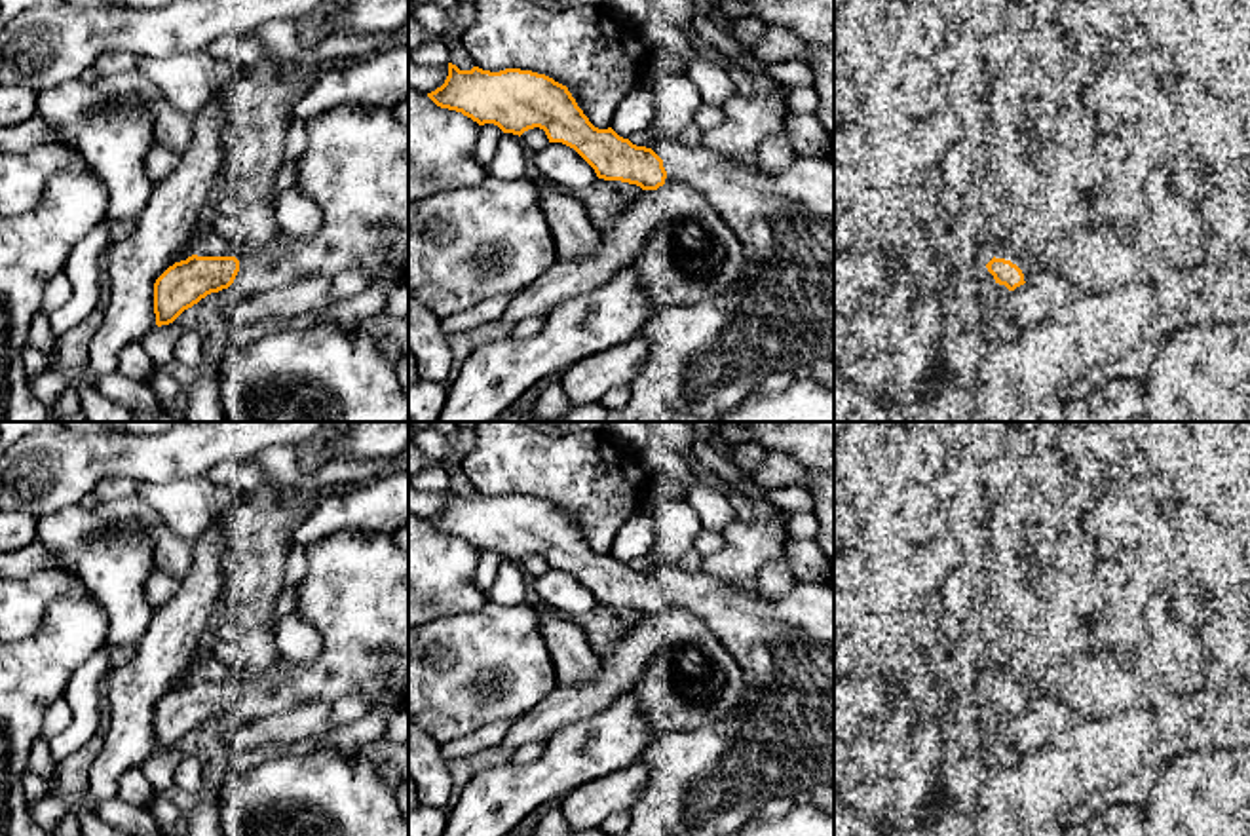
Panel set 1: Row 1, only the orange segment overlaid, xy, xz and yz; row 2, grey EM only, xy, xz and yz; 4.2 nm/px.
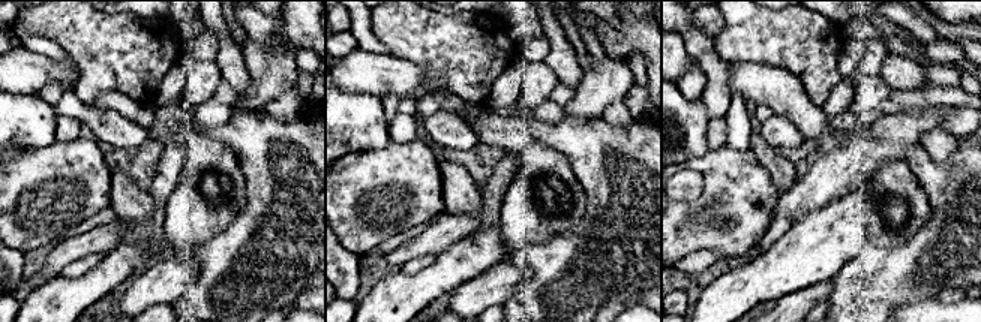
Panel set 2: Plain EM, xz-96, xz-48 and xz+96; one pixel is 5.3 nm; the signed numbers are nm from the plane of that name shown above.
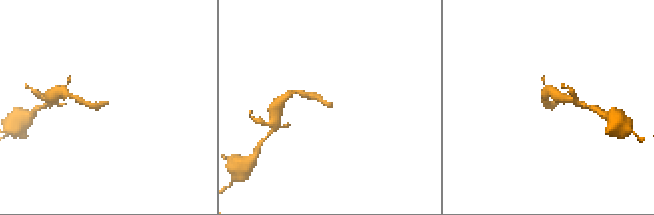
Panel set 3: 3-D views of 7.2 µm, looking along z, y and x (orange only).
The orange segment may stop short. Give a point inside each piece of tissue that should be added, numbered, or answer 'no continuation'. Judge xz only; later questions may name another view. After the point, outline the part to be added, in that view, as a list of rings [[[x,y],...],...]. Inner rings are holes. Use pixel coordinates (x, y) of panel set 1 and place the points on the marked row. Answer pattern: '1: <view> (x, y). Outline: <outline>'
1: xz (692, 255). Outline: [[[667,177],[657,192],[661,224],[634,260],[650,300],[691,306],[731,289],[747,266],[735,232],[699,190]]]

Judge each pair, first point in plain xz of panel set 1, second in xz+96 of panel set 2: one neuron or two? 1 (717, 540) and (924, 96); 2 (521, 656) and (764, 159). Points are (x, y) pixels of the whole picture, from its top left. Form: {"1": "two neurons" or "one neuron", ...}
{"1": "one neuron", "2": "two neurons"}

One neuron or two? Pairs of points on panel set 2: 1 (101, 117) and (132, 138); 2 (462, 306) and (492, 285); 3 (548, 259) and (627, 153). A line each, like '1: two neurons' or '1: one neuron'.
1: one neuron
2: one neuron
3: one neuron

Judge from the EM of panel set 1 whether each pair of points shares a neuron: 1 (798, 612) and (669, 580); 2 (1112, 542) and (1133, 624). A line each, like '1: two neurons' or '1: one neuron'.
1: one neuron
2: one neuron

